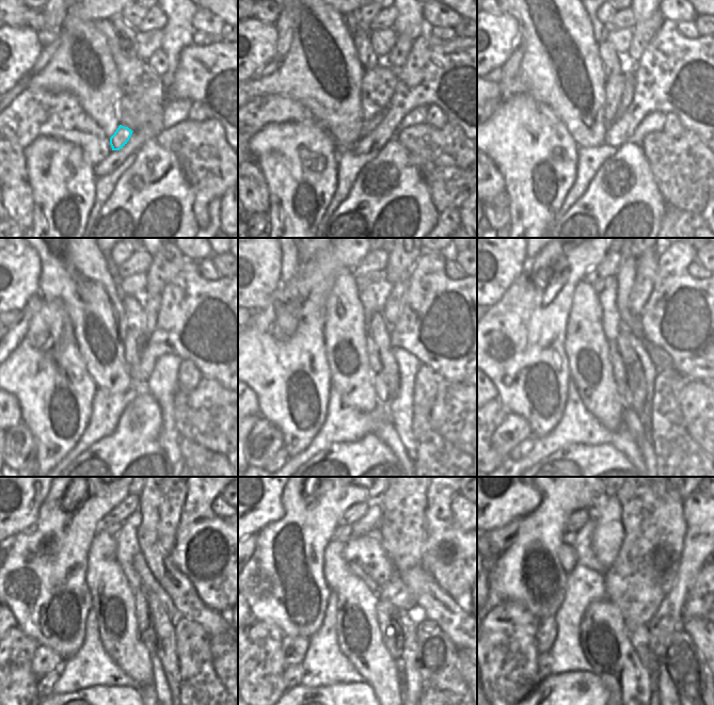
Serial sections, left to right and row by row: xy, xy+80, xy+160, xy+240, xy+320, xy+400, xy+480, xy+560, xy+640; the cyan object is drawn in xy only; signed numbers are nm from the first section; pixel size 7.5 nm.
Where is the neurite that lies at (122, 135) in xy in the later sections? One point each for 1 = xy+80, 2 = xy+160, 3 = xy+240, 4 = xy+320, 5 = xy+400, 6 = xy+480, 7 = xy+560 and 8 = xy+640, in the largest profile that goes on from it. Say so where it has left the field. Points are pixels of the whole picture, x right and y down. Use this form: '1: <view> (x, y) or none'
1: xy+80 (367, 126)
2: xy+160 (630, 81)
3: xy+240 (151, 304)
4: xy+320 (392, 299)
5: xy+400 (647, 263)
6: xy+480 (172, 498)
7: xy+560 (403, 502)
8: xy+640 (643, 573)

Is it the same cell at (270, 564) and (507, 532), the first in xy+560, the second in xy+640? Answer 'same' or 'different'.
different

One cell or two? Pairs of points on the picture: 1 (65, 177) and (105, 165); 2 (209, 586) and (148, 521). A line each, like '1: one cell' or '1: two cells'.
1: two cells
2: two cells

